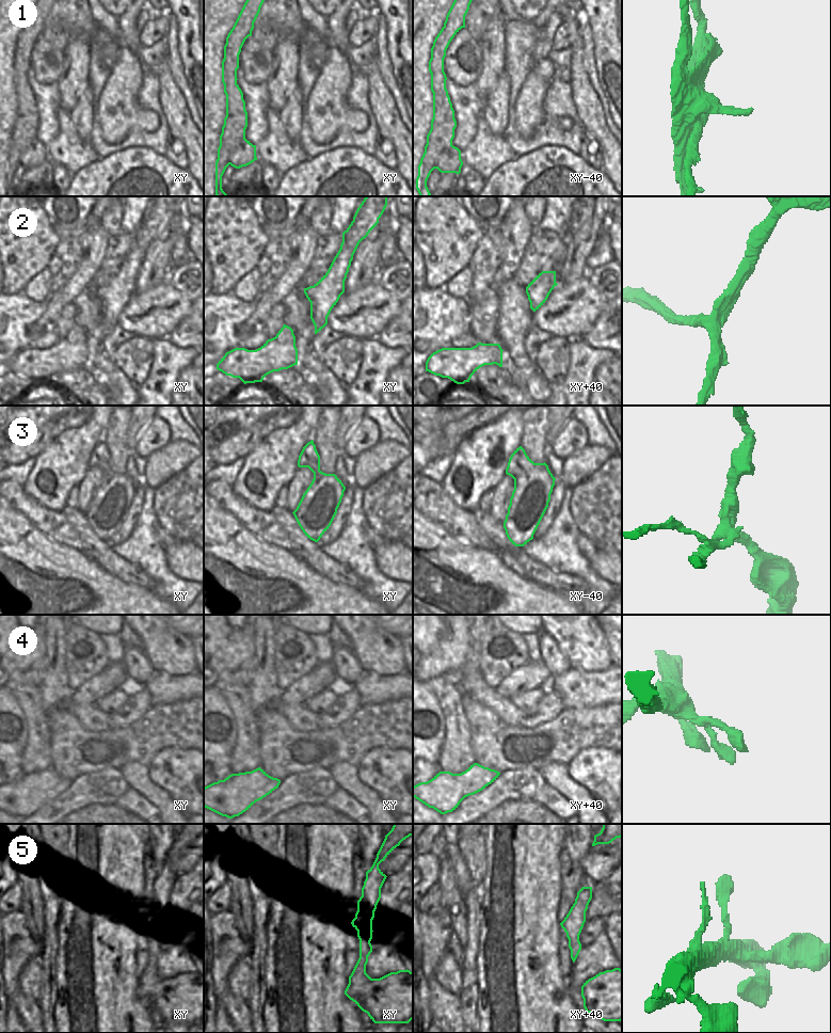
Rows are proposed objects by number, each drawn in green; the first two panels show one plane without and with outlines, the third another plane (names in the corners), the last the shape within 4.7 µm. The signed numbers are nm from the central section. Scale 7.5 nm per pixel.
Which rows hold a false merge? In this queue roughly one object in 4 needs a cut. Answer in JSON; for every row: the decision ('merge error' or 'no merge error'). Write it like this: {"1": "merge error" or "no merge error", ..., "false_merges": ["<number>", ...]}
{"1": "merge error", "2": "no merge error", "3": "merge error", "4": "no merge error", "5": "no merge error", "false_merges": ["1", "3"]}

